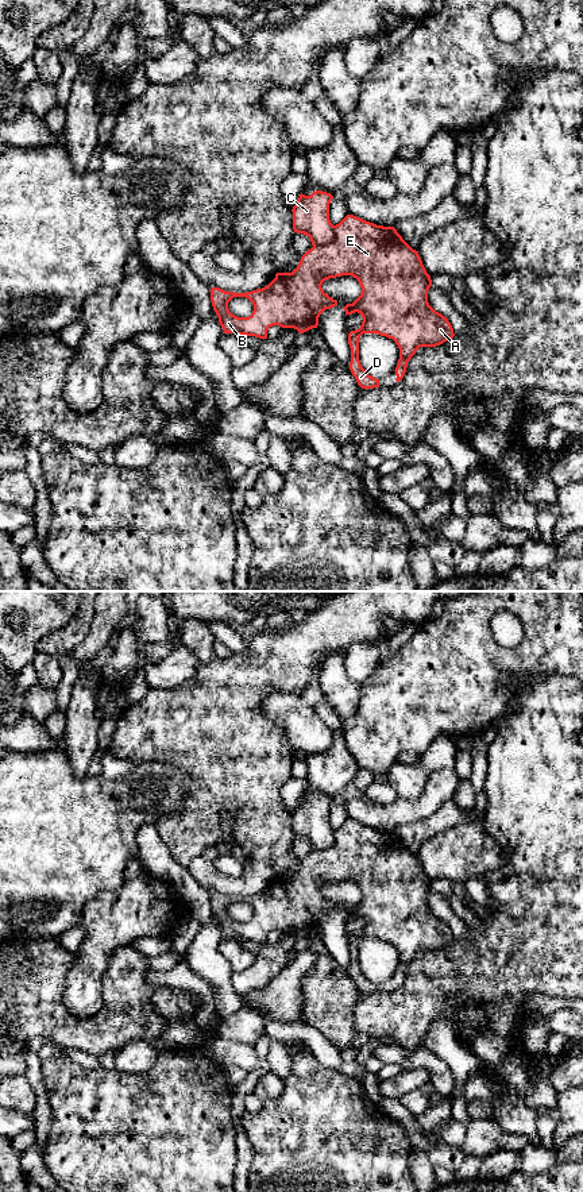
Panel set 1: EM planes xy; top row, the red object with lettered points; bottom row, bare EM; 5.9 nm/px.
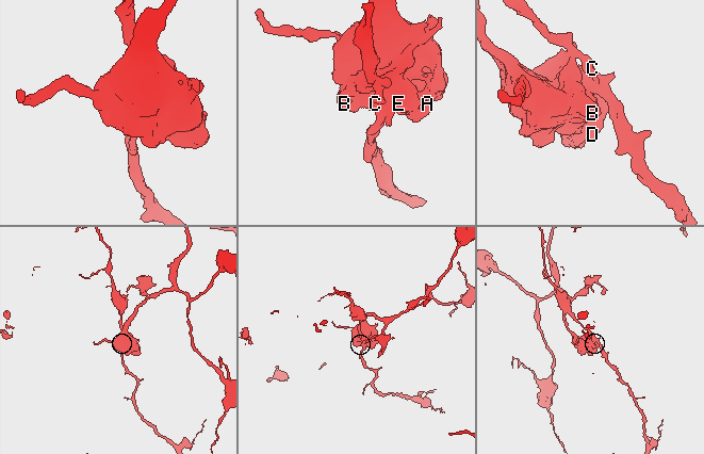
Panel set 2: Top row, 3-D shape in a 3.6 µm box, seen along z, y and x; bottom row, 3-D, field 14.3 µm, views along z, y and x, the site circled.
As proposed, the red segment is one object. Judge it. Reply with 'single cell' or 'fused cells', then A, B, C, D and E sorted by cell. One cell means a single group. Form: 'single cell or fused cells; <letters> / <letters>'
fused cells; A B D E / C

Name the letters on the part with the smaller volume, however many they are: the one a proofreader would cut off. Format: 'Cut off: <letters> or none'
Cut off: C

